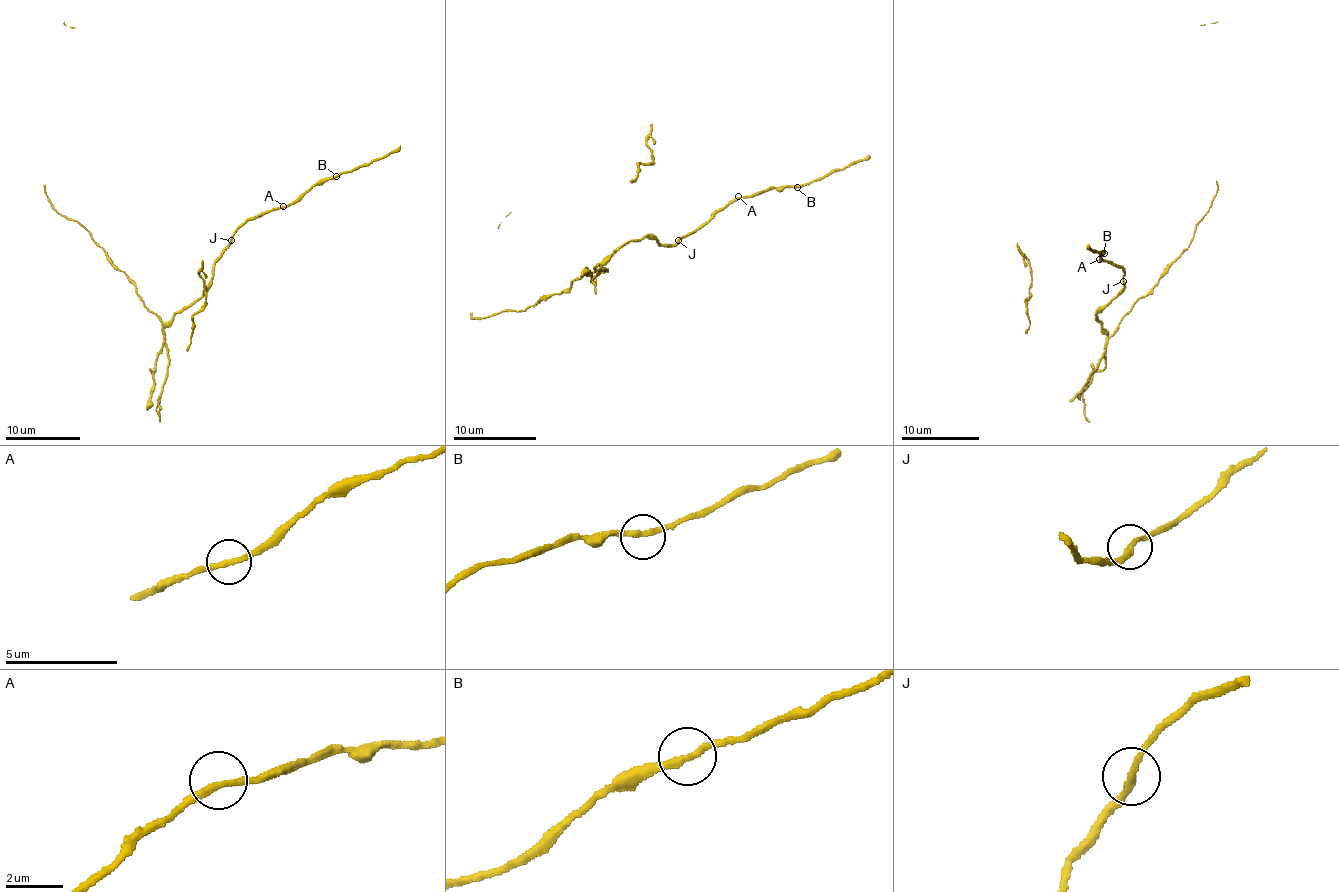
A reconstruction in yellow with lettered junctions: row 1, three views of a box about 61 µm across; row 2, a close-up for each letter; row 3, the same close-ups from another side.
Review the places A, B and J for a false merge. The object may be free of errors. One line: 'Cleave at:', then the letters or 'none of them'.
Cleave at: J

